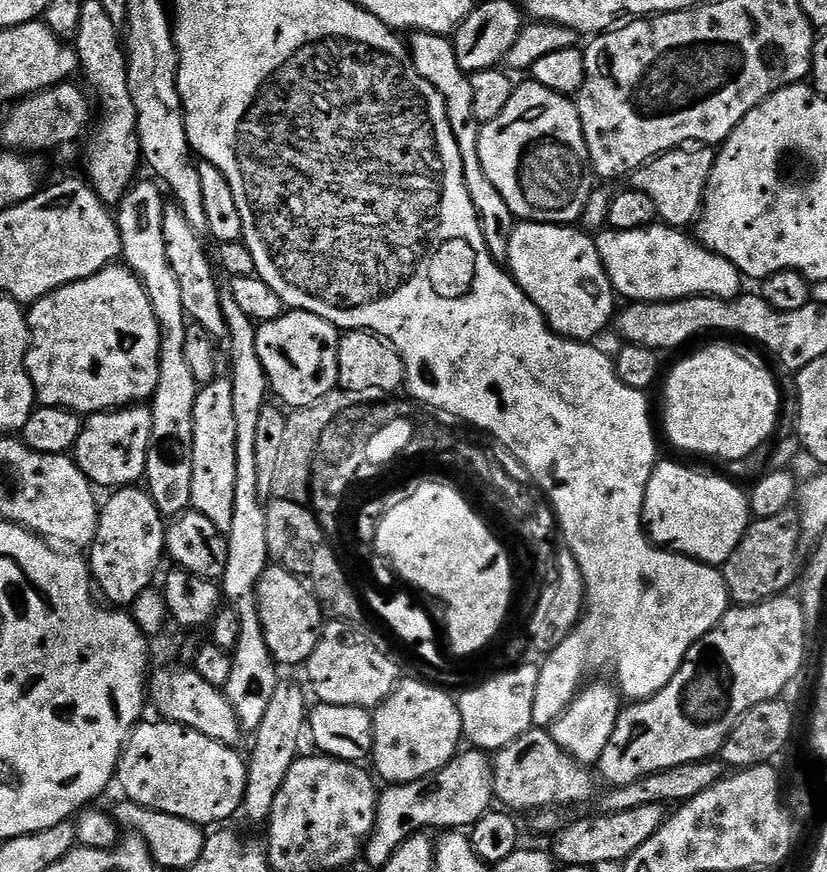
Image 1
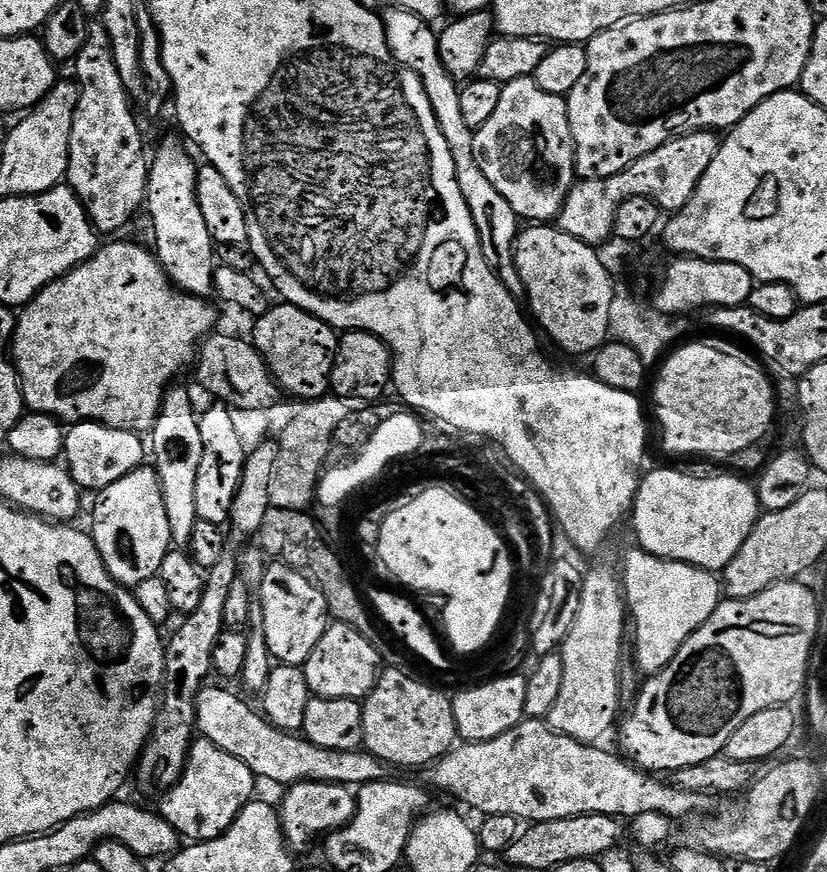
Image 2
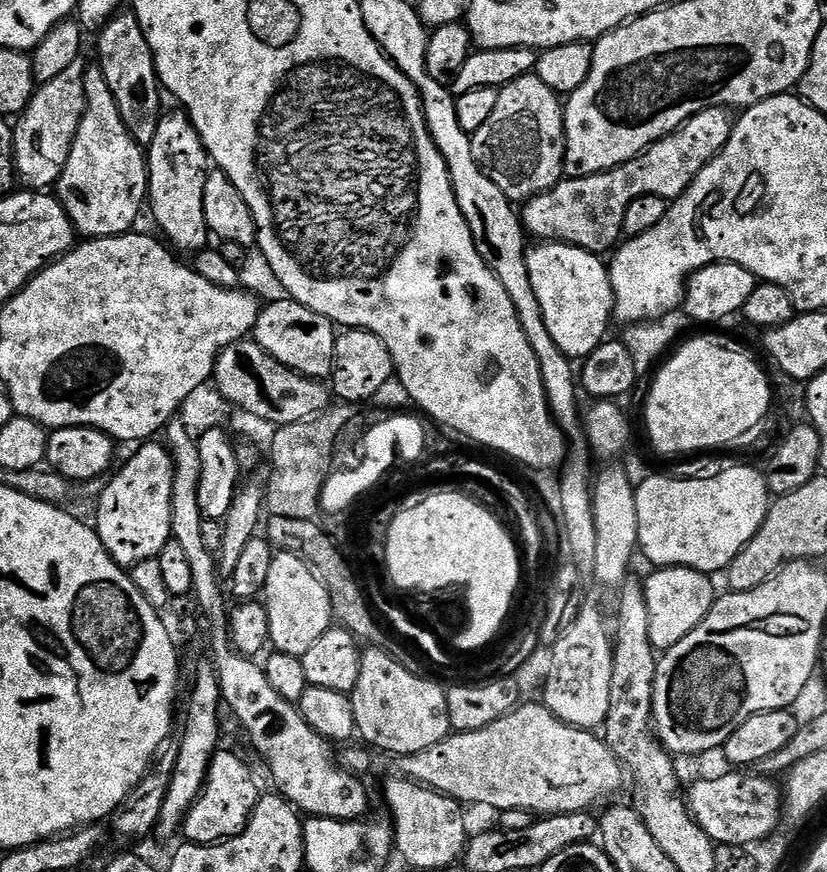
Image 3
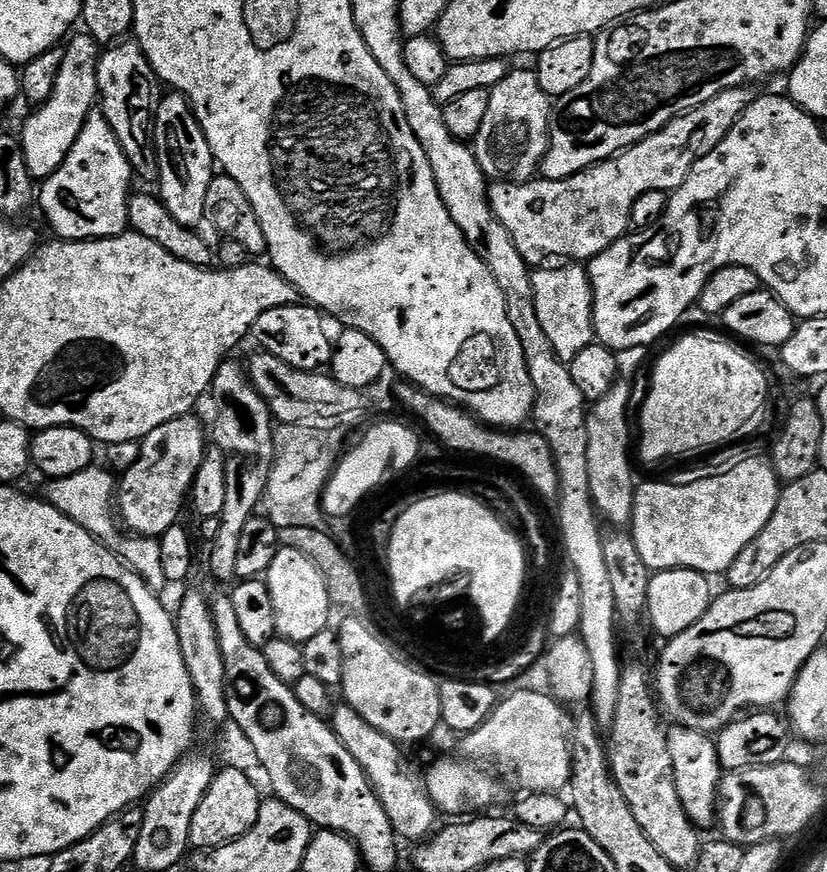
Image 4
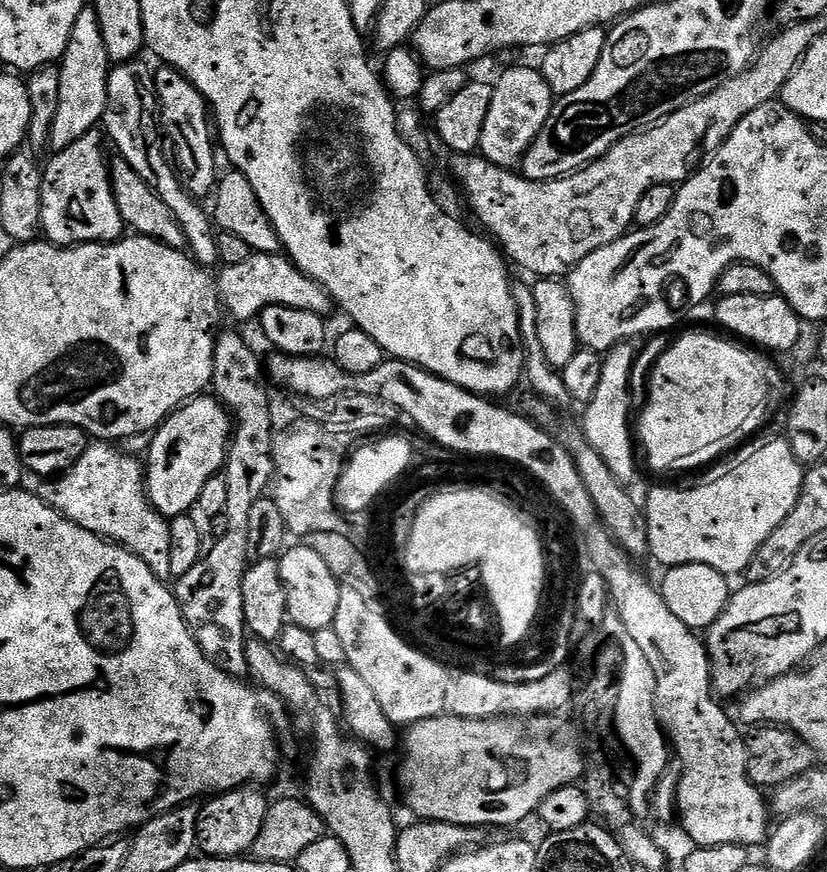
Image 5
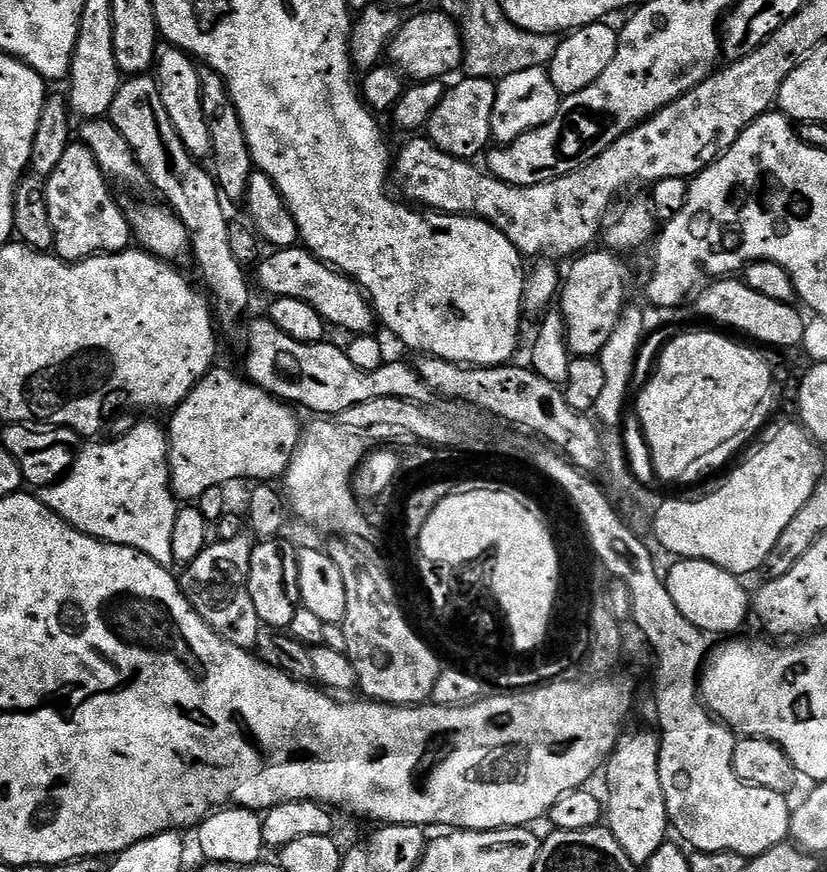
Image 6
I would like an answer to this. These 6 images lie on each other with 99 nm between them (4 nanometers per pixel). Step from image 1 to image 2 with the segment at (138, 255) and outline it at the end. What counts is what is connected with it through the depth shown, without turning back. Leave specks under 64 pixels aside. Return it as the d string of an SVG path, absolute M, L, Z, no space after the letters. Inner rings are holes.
M169 387L164 393L164 401L160 413L156 415L150 429L150 464L156 469L158 482L162 486L162 503L166 505L166 519L170 521L170 534L173 545L186 546L194 534L194 526L200 521L198 514L198 501L194 493L198 491L198 466L202 463L202 430L200 429L200 416L198 408L192 405L192 396L184 388Z

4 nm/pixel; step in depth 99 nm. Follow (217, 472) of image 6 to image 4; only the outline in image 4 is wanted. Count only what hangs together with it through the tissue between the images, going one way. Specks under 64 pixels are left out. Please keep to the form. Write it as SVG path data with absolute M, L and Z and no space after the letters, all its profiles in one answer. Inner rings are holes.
M180 416L151 432L139 445L140 457L129 466L124 480L122 476L119 481L118 512L122 520L124 515L123 523L128 523L135 535L160 538L181 519L180 511L184 504L186 508L206 453L204 428L194 417Z

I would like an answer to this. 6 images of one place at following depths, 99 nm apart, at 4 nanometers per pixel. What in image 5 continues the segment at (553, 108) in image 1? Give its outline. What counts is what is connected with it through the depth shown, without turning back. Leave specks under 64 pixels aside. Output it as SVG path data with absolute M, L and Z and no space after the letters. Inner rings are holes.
M535 67L506 69L492 90L490 114L486 114L486 126L482 126L479 155L503 168L515 169L552 117L553 103L550 86Z

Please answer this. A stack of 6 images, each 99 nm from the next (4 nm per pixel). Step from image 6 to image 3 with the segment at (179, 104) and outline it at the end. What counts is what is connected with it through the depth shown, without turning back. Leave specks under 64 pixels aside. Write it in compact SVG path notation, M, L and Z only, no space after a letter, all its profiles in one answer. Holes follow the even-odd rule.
M183 110L175 111L169 116L168 113L161 115L158 130L154 134L154 142L146 148L148 161L146 204L150 212L152 208L152 216L156 219L157 226L164 231L163 239L177 253L195 254L205 251L209 247L208 240L210 241L206 210L202 206L202 194L210 171L210 157L188 113Z

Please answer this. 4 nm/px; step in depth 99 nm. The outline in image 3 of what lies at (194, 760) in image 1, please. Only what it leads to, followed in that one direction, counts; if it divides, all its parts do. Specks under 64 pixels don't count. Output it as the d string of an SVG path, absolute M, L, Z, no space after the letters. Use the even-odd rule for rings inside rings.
M217 751L212 759L200 797L184 819L182 836L189 844L218 844L242 834L262 795L261 789L256 789L256 780L247 762L232 752L224 751Z

